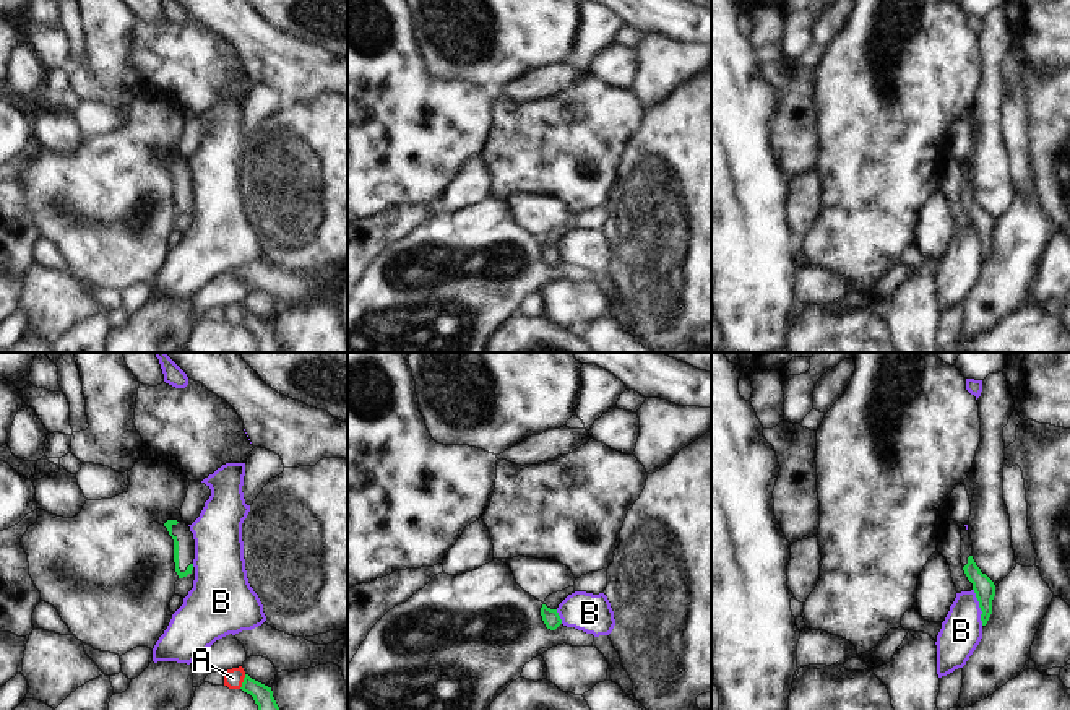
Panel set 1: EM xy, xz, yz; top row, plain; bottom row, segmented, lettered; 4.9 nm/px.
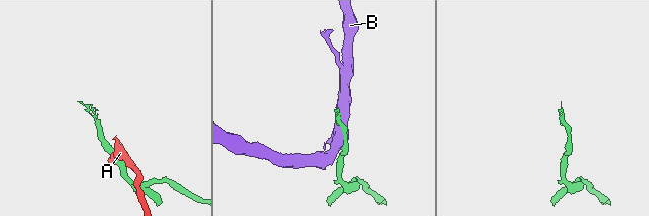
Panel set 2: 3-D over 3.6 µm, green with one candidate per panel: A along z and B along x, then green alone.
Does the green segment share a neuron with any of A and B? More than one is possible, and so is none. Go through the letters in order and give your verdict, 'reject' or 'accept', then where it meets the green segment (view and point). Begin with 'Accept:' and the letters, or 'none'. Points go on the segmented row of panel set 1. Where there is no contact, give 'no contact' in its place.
Accept: none
A: reject | xy (244, 681)
B: reject | yz (979, 606)

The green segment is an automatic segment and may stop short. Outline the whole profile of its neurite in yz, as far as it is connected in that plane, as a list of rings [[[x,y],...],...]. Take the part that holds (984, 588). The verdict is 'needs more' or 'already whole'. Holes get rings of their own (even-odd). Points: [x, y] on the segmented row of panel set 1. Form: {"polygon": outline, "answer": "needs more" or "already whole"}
{"polygon": [[[958,523],[958,526],[961,530],[960,557],[961,557],[963,570],[968,580],[973,583],[973,590],[976,593],[979,608],[982,611],[981,621],[982,626],[986,626],[992,614],[992,600],[995,596],[995,585],[986,574],[981,572],[981,569],[976,565],[973,559],[973,541],[969,536],[969,530],[963,523]]], "answer": "needs more"}

